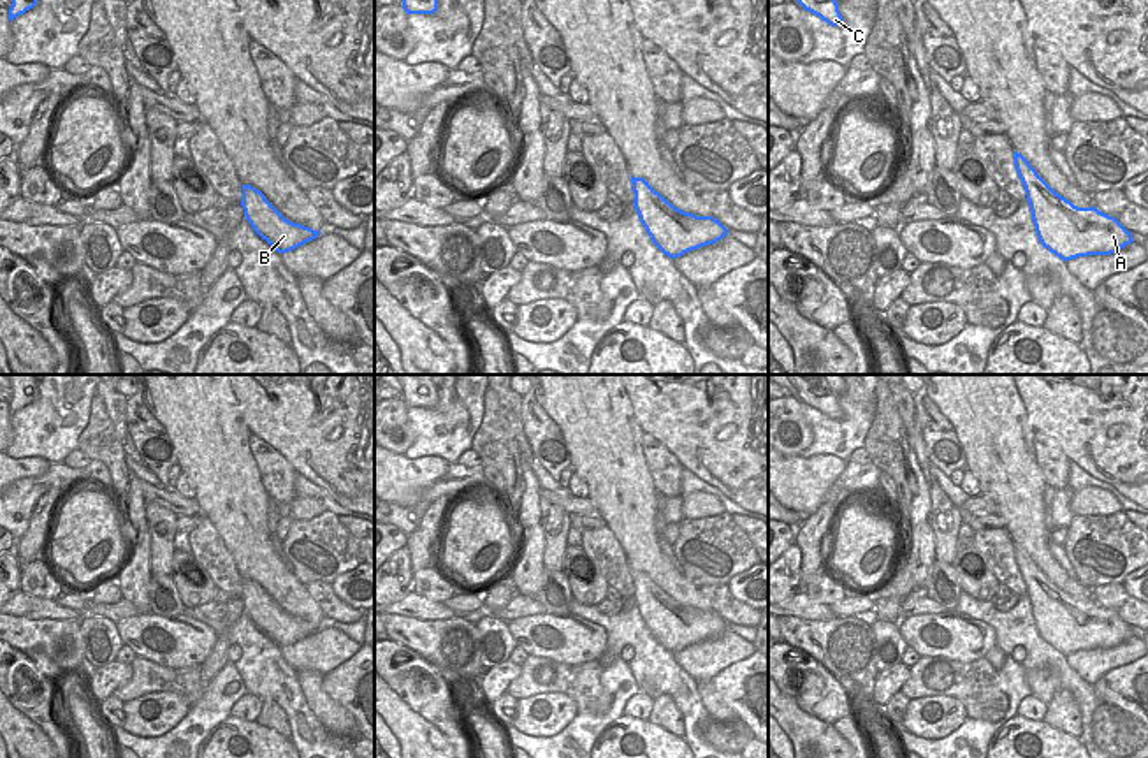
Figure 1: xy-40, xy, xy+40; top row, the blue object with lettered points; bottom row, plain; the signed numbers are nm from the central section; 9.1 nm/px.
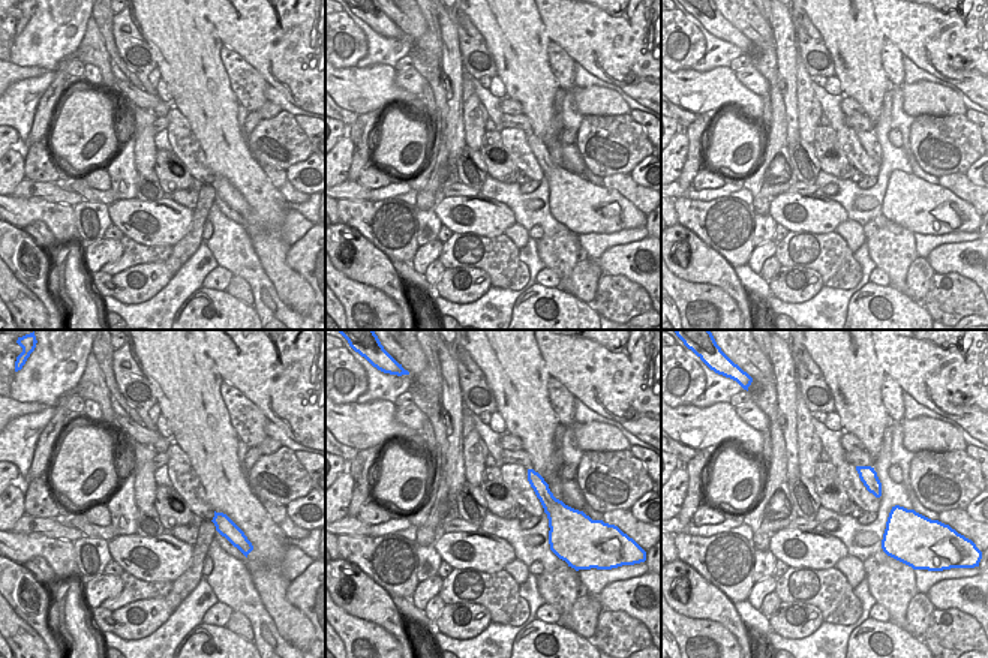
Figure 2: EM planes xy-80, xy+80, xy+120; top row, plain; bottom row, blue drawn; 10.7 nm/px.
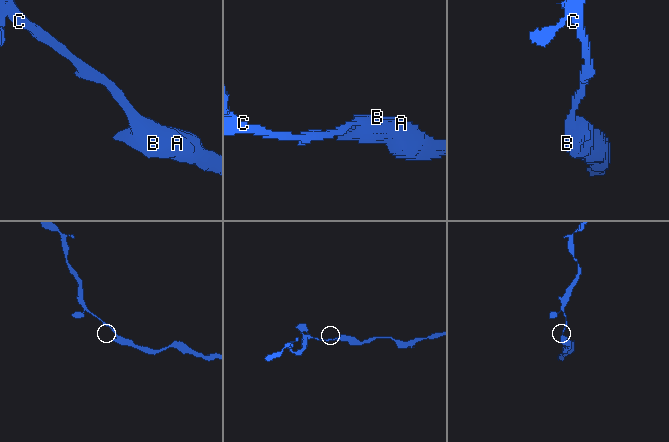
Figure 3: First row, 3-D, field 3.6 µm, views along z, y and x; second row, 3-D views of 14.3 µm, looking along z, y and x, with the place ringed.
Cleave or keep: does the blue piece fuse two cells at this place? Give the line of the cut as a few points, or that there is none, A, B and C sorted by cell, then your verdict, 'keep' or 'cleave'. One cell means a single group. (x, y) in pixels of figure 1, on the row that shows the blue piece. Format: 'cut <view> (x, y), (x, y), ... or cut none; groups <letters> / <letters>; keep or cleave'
cut none; groups A B C; keep

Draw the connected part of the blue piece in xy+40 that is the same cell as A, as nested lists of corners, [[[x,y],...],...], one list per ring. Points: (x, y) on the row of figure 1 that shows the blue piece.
[[[1018,151],[1014,165],[1027,192],[1037,237],[1062,260],[1111,255],[1134,243],[1132,232],[1115,216],[1095,206],[1078,208],[1057,193]]]

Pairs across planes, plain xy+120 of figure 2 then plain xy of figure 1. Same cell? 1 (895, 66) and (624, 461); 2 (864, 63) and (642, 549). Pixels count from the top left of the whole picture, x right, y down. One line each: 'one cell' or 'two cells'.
1: two cells
2: one cell

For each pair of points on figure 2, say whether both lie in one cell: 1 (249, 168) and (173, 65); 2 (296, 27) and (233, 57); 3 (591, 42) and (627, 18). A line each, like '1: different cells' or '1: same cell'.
1: same cell
2: different cells
3: same cell

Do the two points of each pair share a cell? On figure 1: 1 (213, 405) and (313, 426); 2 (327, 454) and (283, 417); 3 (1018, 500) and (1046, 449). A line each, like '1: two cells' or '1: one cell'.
1: two cells
2: one cell
3: two cells

